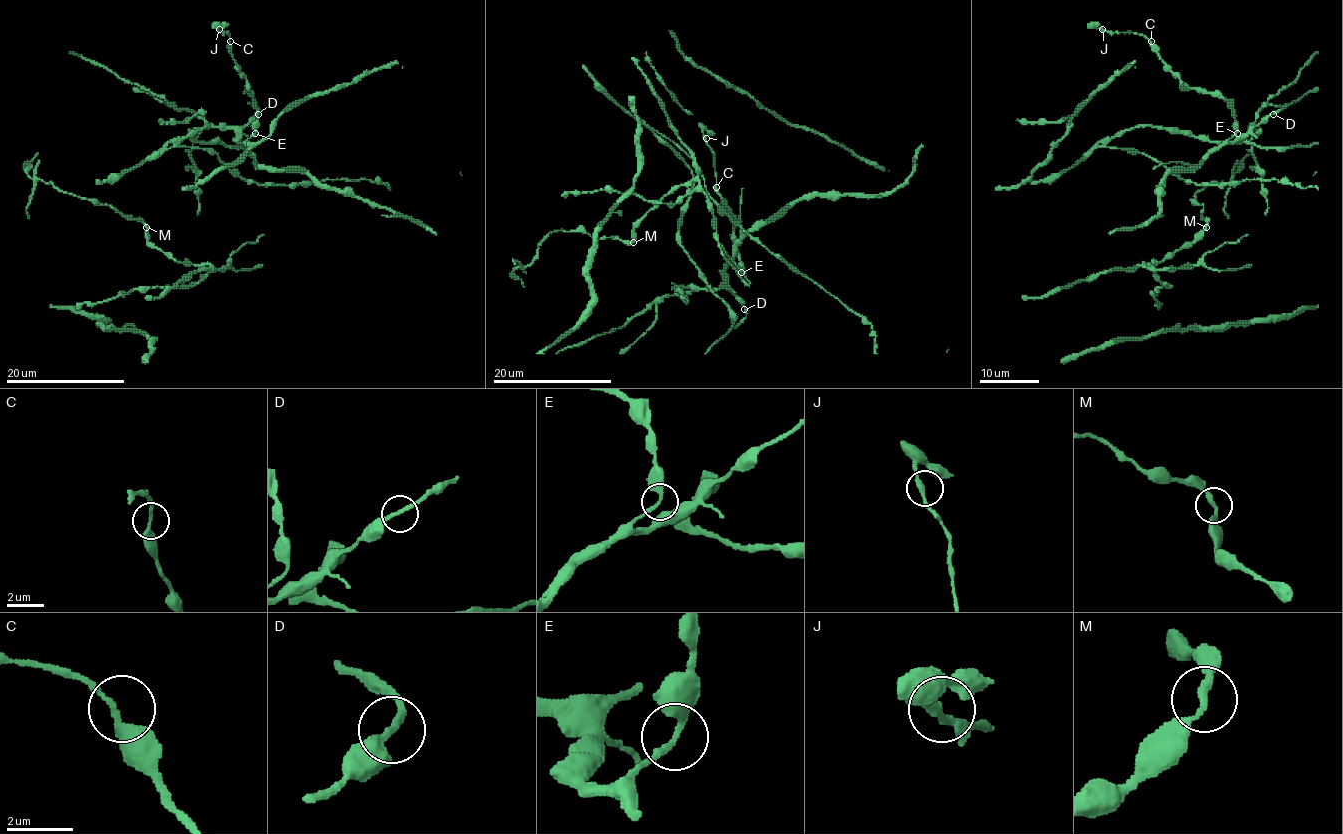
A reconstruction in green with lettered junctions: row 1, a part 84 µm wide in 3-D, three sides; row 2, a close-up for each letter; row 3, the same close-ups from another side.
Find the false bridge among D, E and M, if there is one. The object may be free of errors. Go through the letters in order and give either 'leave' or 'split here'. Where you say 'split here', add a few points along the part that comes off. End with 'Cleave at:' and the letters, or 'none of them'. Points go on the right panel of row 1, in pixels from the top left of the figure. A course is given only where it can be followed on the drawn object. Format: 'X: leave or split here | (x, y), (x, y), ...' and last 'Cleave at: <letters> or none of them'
D: leave
E: leave
M: leave
Cleave at: none of them

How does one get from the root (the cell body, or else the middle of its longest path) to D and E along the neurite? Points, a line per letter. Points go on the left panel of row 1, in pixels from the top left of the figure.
D: (219, 159), (207, 150), (166, 145), (204, 126), (193, 138), (215, 142), (221, 130), (242, 129), (258, 114)
E: (219, 159), (207, 150), (166, 145), (204, 126), (196, 141), (215, 142), (224, 129), (242, 142), (255, 133)

